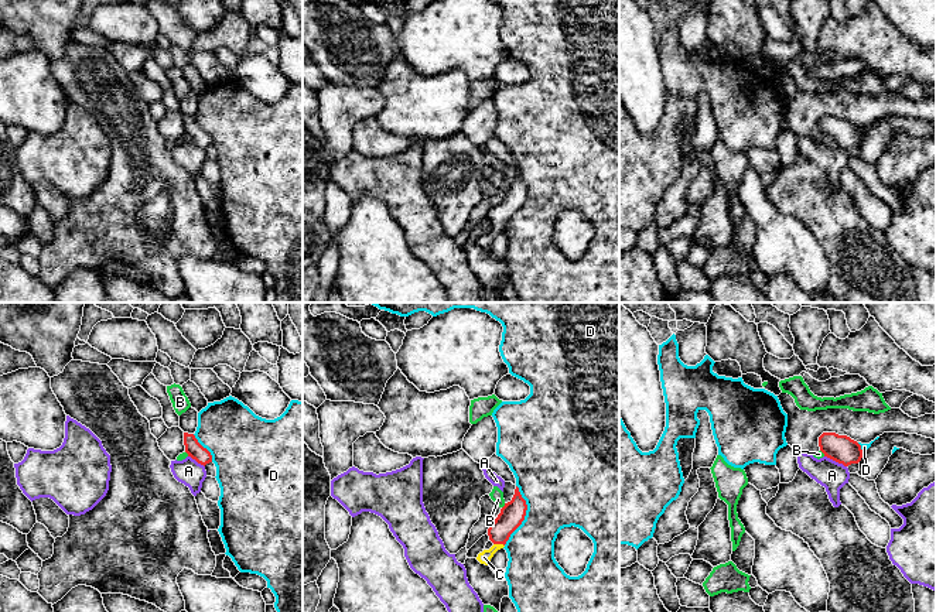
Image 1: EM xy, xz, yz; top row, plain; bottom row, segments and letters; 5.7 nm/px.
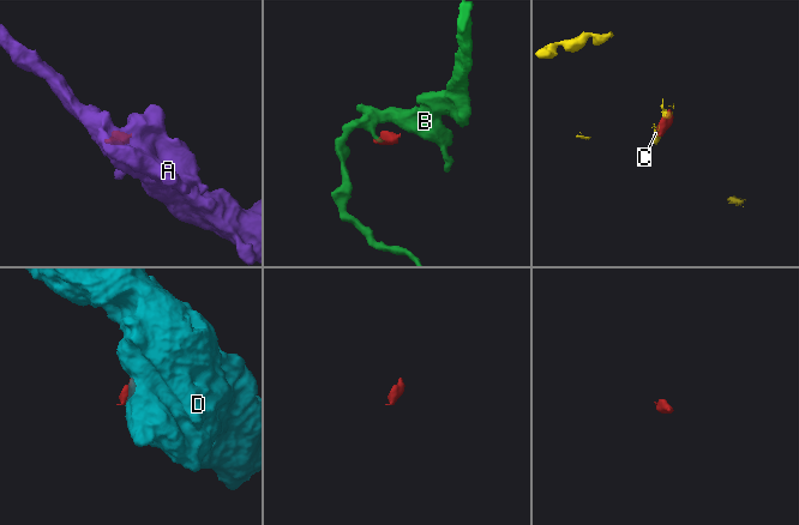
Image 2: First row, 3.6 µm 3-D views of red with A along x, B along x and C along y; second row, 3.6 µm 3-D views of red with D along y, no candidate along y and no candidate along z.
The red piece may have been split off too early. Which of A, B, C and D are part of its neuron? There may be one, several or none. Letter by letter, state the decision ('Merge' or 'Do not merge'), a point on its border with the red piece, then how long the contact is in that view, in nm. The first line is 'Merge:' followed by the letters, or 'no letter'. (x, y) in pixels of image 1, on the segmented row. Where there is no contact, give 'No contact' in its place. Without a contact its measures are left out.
Merge: C
A: Do not merge. Touches red at yz (836, 461). Shared border 140 nm
B: Do not merge. Touches red at xz (504, 506). Shared border 40 nm
C: Merge. Touches red at xz (499, 543). Shared border 70 nm
D: Do not merge. Touches red at xz (525, 515). Shared border 360 nm

